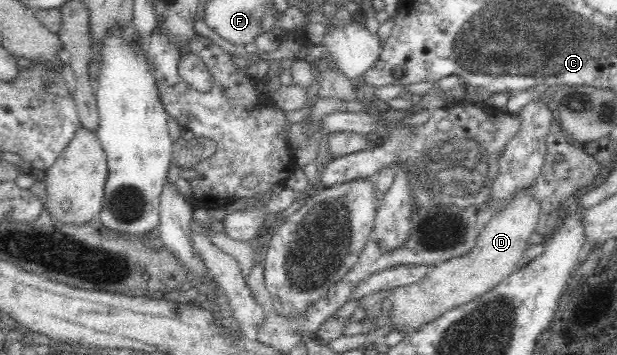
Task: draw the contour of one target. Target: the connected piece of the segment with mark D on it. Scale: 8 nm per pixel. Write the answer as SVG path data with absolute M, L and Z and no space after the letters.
M528 187L522 188L522 190L519 190L508 199L506 207L502 207L500 211L495 211L490 221L486 223L486 227L479 233L476 245L468 253L434 265L429 270L429 273L416 283L394 287L394 289L390 290L390 300L393 308L388 314L391 316L390 322L392 325L396 325L397 323L397 329L400 331L416 331L418 327L432 321L445 311L454 309L454 307L458 307L462 305L462 303L468 303L484 295L521 265L524 252L530 245L528 239L530 239L532 233L534 233L537 228L541 212L541 201L534 199Z

